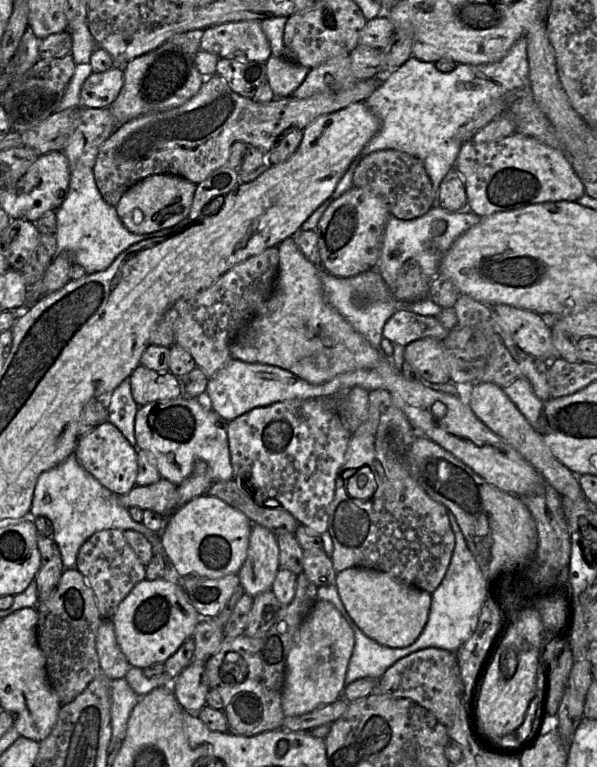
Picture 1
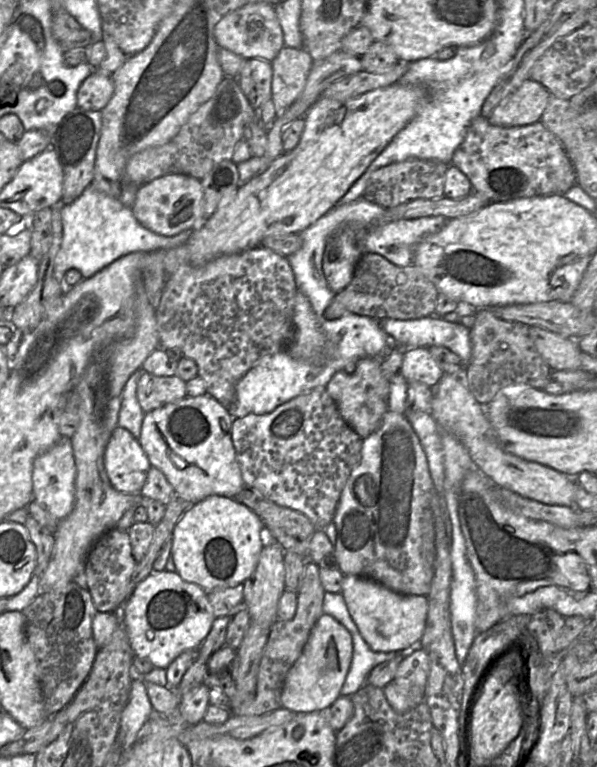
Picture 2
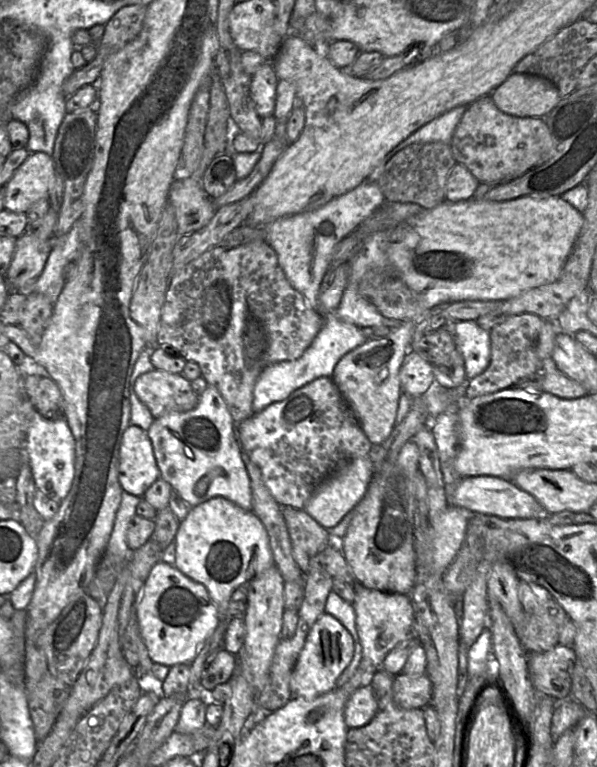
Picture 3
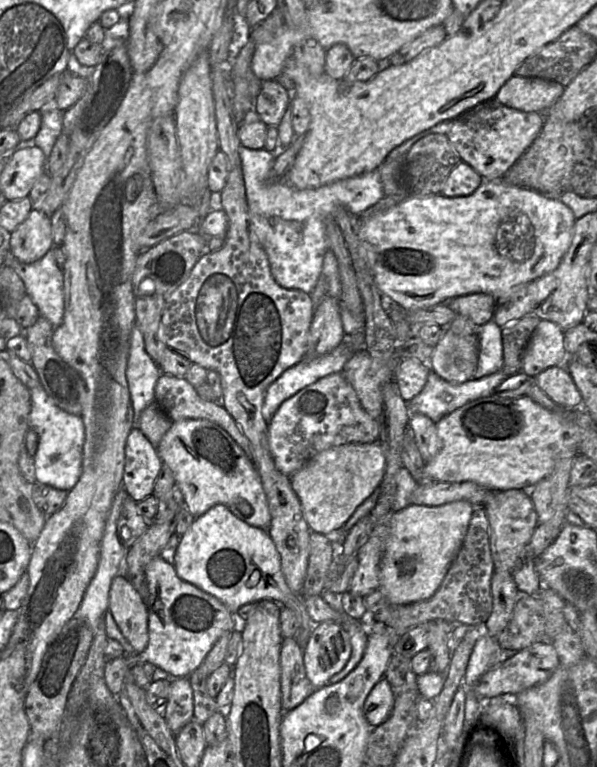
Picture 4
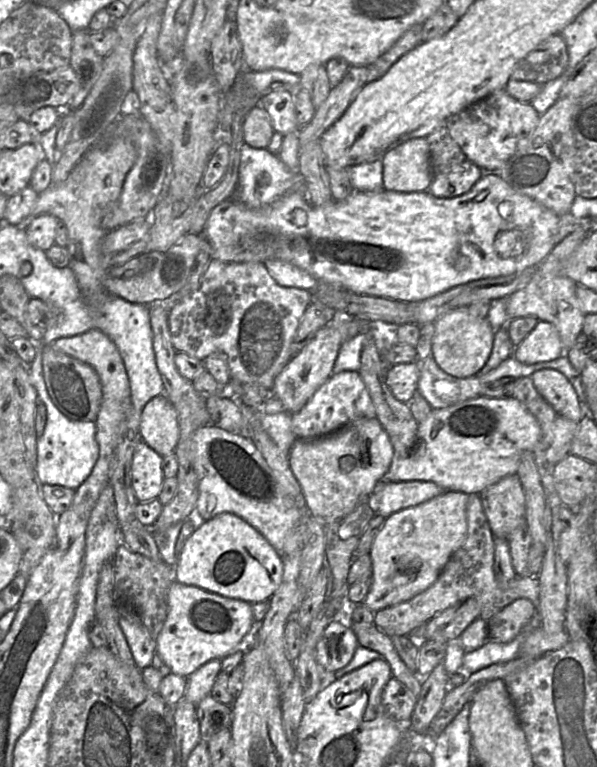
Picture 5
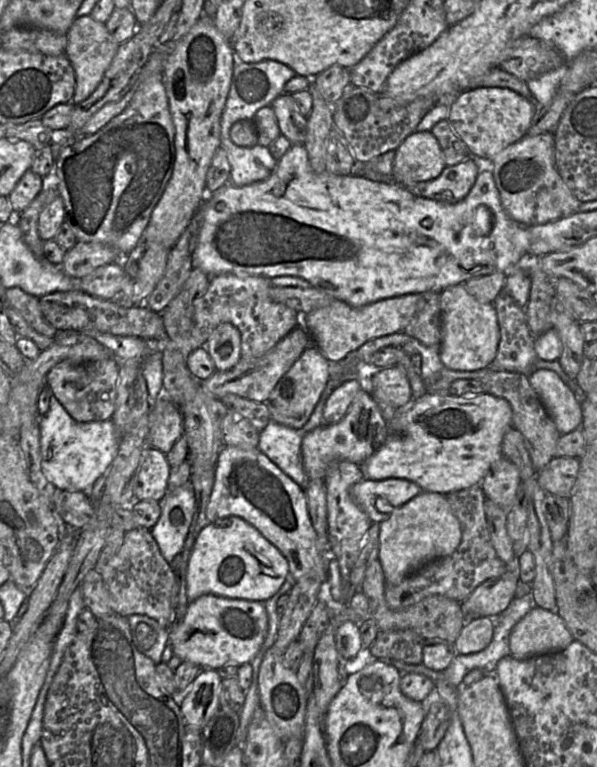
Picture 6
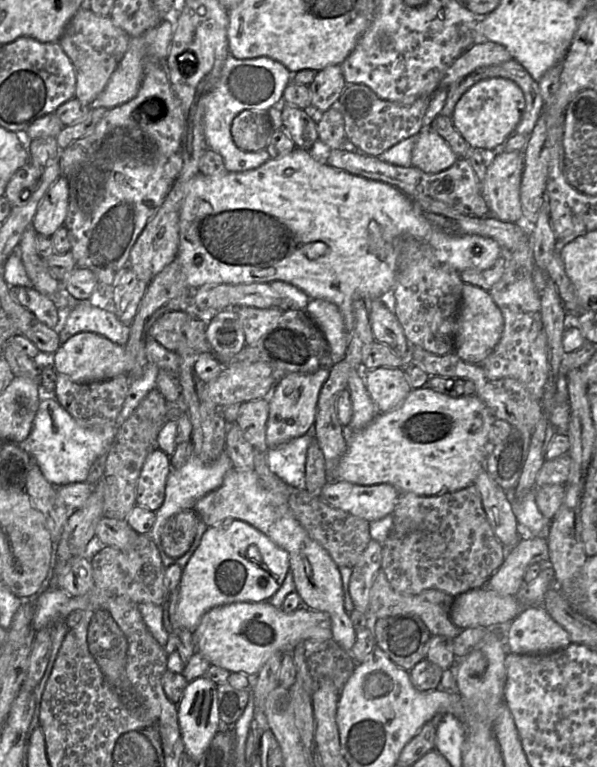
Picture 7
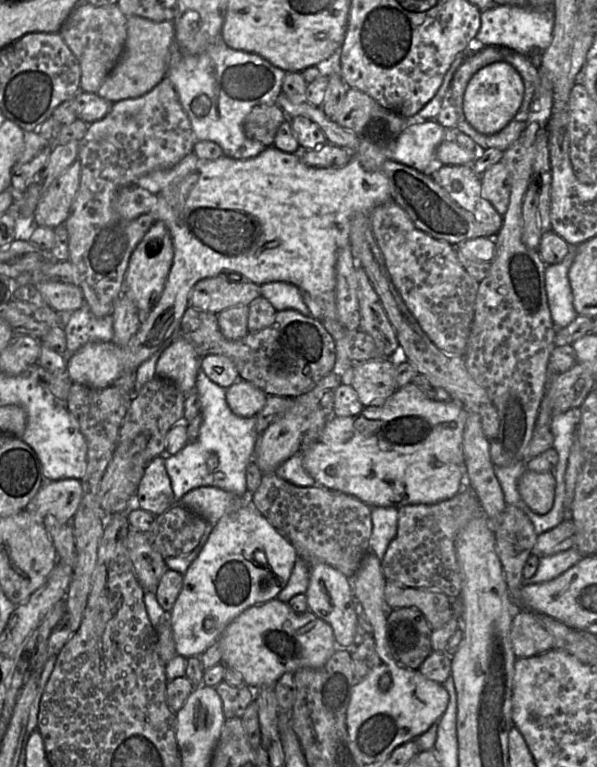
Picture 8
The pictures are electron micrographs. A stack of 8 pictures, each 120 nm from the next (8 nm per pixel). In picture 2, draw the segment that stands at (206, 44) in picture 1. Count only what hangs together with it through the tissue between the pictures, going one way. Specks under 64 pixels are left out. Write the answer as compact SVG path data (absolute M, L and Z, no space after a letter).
M267 1L246 4L220 17L214 28L214 37L219 48L227 49L246 60L261 59L271 63L285 46L274 5Z

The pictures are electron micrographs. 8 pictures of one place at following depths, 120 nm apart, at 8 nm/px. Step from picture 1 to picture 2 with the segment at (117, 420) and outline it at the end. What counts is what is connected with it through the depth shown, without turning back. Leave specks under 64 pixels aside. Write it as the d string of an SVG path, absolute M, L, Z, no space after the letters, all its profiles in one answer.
M144 370L132 373L127 380L121 399L118 415L118 426L128 430L137 440L141 434L141 427L145 412L141 409L137 400L137 381Z

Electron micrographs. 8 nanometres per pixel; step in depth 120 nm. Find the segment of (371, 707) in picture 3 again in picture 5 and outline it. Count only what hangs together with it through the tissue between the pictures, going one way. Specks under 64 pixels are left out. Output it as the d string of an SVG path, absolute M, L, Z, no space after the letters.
M391 676L382 693L382 704L397 721L409 721L418 700L403 683Z

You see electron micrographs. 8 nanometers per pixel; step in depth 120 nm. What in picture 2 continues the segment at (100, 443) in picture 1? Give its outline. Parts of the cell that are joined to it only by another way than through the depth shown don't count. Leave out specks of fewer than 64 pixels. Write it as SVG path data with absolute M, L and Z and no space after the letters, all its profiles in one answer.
M117 426L105 448L104 467L114 489L140 494L151 464L139 441L128 430Z

